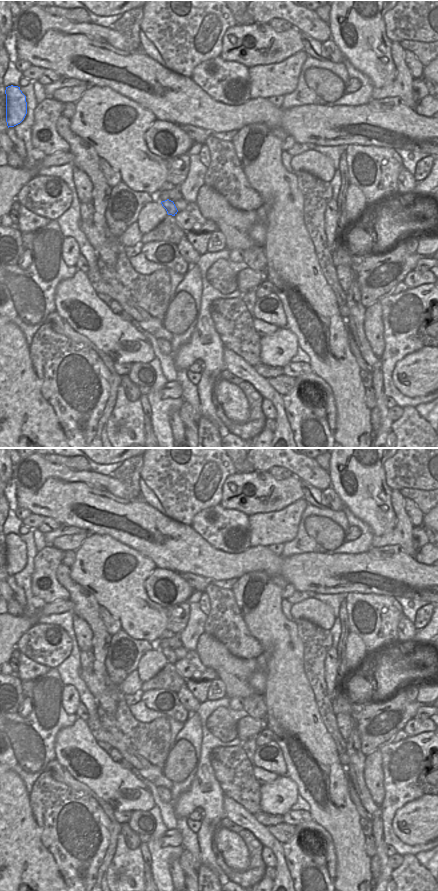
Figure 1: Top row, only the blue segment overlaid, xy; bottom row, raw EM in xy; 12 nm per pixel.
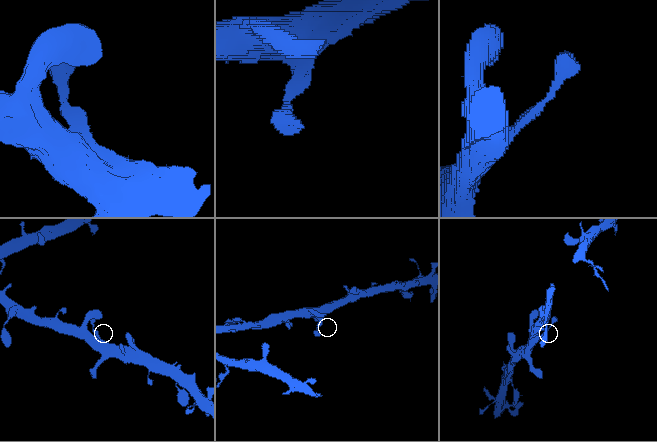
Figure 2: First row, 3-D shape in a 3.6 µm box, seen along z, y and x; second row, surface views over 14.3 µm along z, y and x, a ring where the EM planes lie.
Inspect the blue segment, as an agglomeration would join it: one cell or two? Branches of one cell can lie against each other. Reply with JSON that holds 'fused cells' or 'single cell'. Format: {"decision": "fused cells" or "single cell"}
{"decision": "single cell"}

